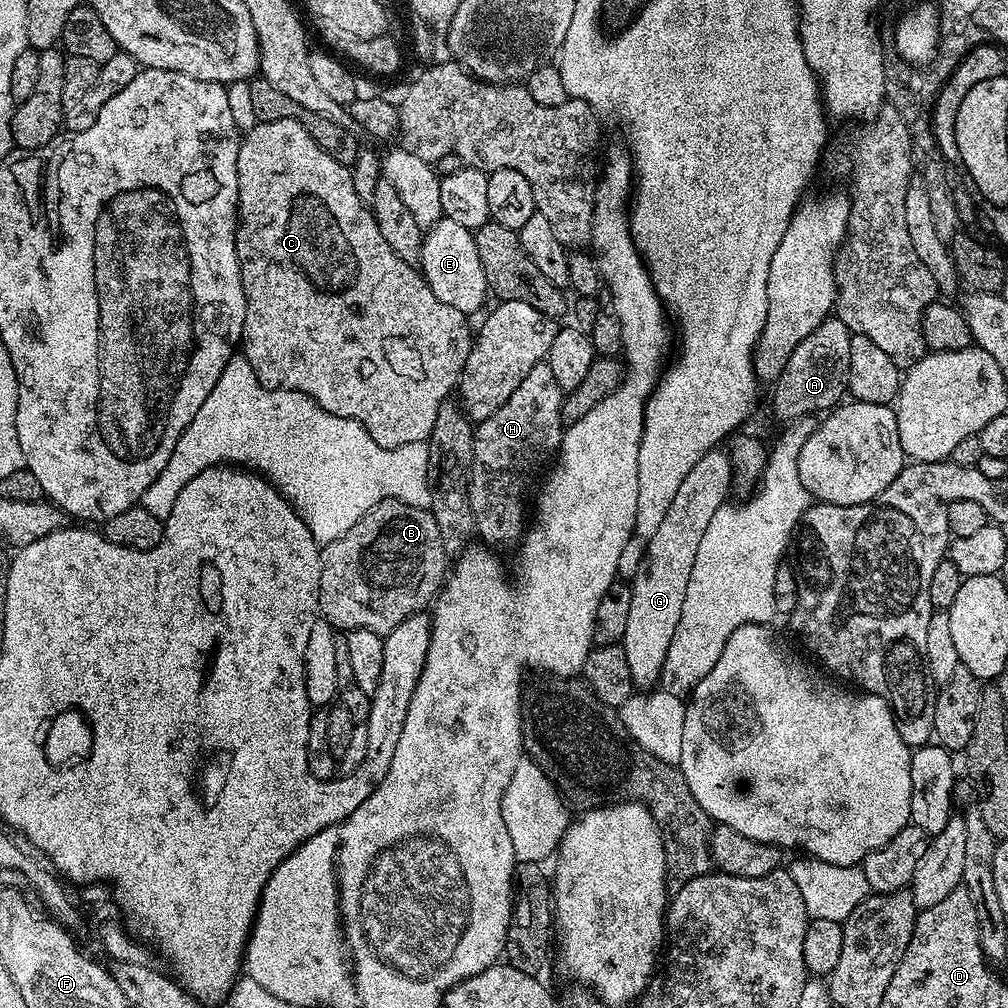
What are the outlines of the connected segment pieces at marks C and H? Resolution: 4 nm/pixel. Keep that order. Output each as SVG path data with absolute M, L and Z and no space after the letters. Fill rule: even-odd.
M290 118L261 120L249 132L243 133L238 150L238 198L236 253L246 294L242 355L250 362L258 382L267 388L301 392L318 402L322 410L356 420L368 431L370 438L374 438L374 442L383 448L401 448L414 442L427 441L434 430L438 410L453 395L466 366L466 358L470 358L474 328L468 325L469 317L462 310L454 310L454 306L446 306L446 302L434 298L434 290L430 290L423 275L413 265L402 262L394 250L390 250L390 242L382 238L382 230L378 230L371 207L365 197L354 190L351 167L330 158L330 154L326 154L326 150L322 150L322 146L310 138L302 122Z
M541 362L526 374L526 378L522 378L518 390L514 390L514 394L510 394L510 398L490 414L490 418L475 425L472 458L466 472L467 490L472 522L485 545L515 545L523 537L526 531L524 503L536 480L536 471L544 463L547 465L560 450L566 427L562 418L565 395L548 363Z

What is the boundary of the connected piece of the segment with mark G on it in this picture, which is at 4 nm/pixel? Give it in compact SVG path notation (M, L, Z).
M713 450L707 452L694 470L686 474L670 510L666 510L654 538L648 540L644 548L644 557L638 566L636 575L631 577L632 598L630 615L626 621L626 634L622 647L626 654L626 663L630 665L632 683L637 689L652 690L657 687L662 666L666 662L666 650L678 630L678 618L682 618L682 602L686 602L686 582L690 582L690 570L698 554L698 545L710 518L729 499L728 488L733 487L732 457L727 451Z

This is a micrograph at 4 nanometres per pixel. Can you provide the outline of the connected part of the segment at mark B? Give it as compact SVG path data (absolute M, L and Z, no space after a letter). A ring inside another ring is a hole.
M384 500L342 538L321 547L319 615L333 629L365 628L385 637L398 622L423 613L435 601L446 579L444 559L442 534L429 509Z

